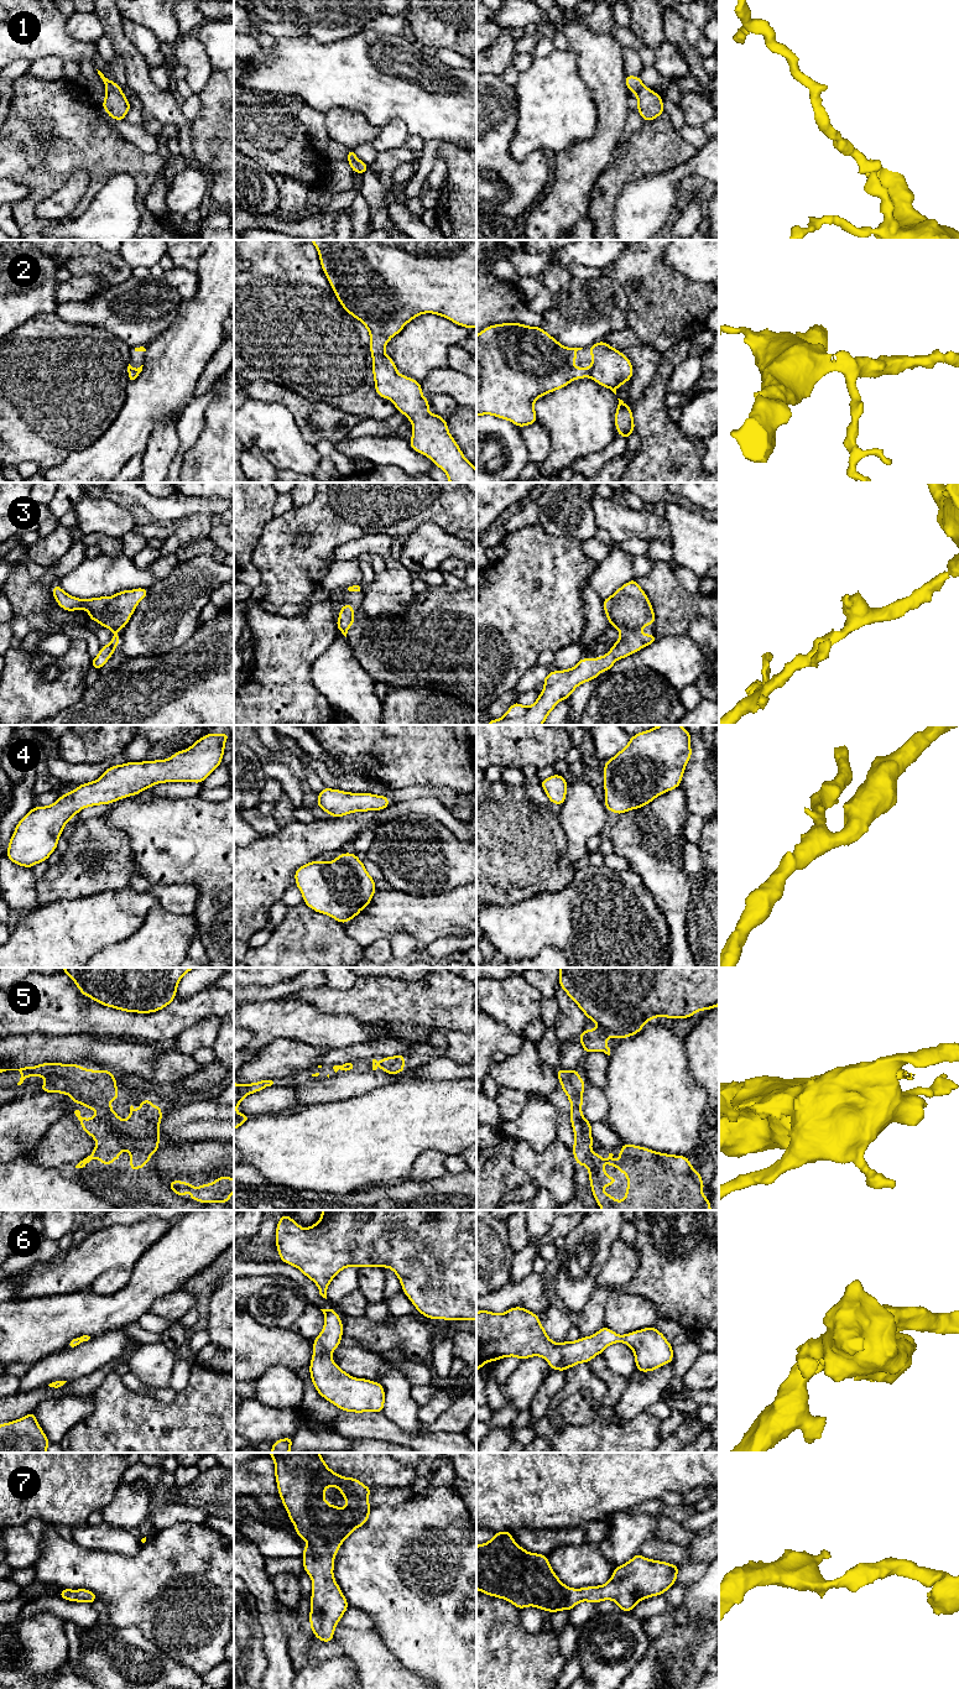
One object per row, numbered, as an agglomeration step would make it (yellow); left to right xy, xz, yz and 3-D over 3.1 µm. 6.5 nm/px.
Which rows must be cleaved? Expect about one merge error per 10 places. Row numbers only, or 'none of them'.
none of them

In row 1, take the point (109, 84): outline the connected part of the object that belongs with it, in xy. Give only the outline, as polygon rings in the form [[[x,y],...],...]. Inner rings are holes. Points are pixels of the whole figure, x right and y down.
[[[98,71],[98,74],[103,79],[106,89],[105,100],[100,105],[106,110],[106,114],[111,119],[124,121],[131,105],[124,95],[123,88],[120,88],[115,82],[105,78],[100,71]]]

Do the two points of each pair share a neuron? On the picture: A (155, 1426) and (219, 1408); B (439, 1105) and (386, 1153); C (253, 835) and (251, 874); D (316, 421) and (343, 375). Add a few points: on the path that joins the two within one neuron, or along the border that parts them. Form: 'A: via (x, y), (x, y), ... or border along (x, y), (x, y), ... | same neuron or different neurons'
A: via (171, 1426), (198, 1426), (203, 1421) | same neuron
B: via (426, 1115), (400, 1140) | same neuron
C: border along (261, 835), (246, 845) | different neurons
D: border along (298, 394), (309, 400), (326, 401), (353, 413) | different neurons

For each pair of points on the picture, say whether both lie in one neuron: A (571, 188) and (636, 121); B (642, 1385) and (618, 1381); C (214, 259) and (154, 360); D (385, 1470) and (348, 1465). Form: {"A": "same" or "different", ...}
{"A": "different", "B": "different", "C": "same", "D": "same"}

